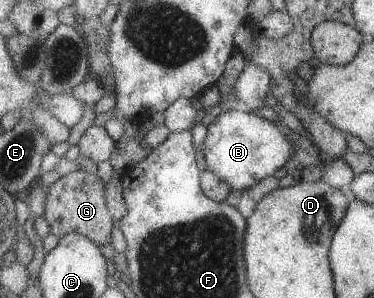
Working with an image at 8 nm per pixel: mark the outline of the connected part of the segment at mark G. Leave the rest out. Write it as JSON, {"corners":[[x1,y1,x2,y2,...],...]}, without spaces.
{"corners":[[76,170,46,190,44,218,52,232,60,238,73,232,94,241,98,246,110,243,109,233,114,218,107,205,103,178,99,173,91,175,84,170]]}

